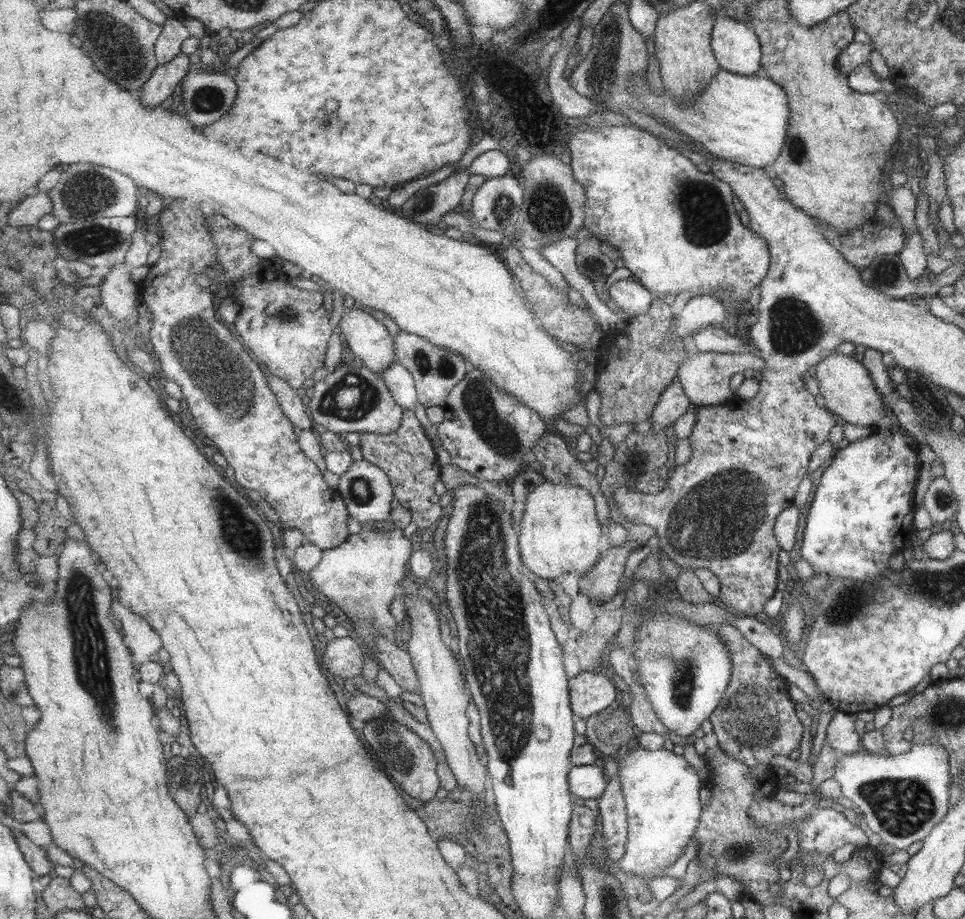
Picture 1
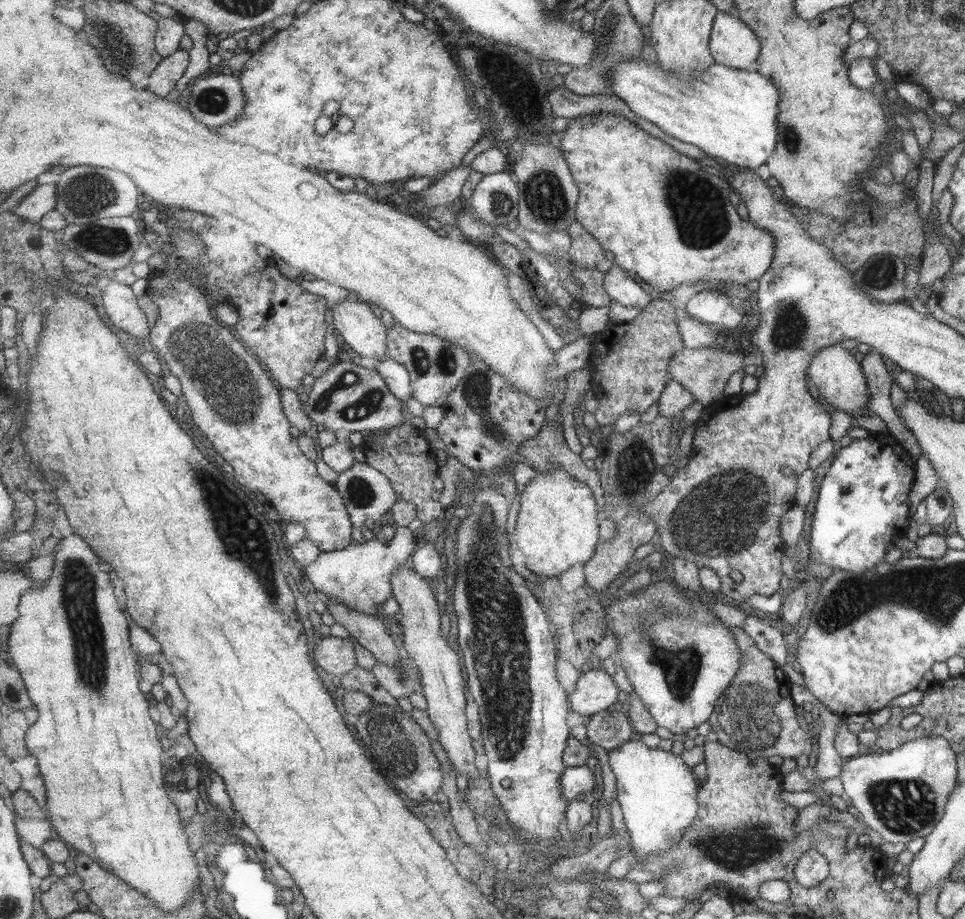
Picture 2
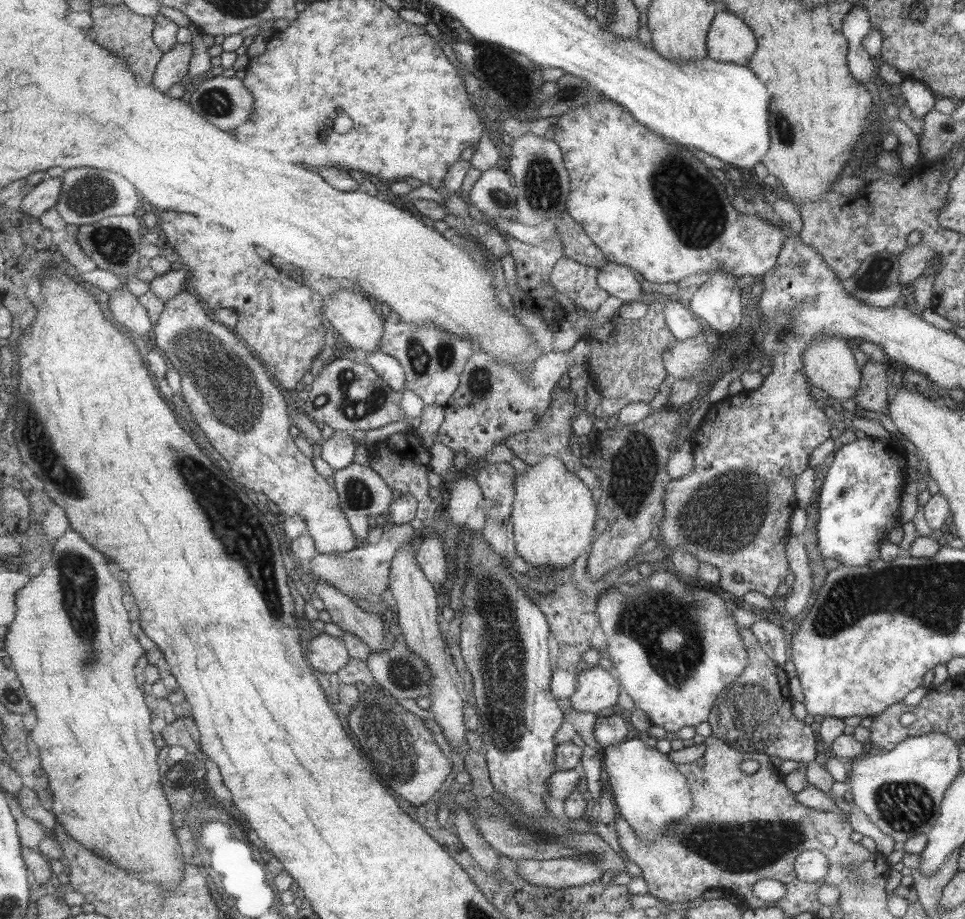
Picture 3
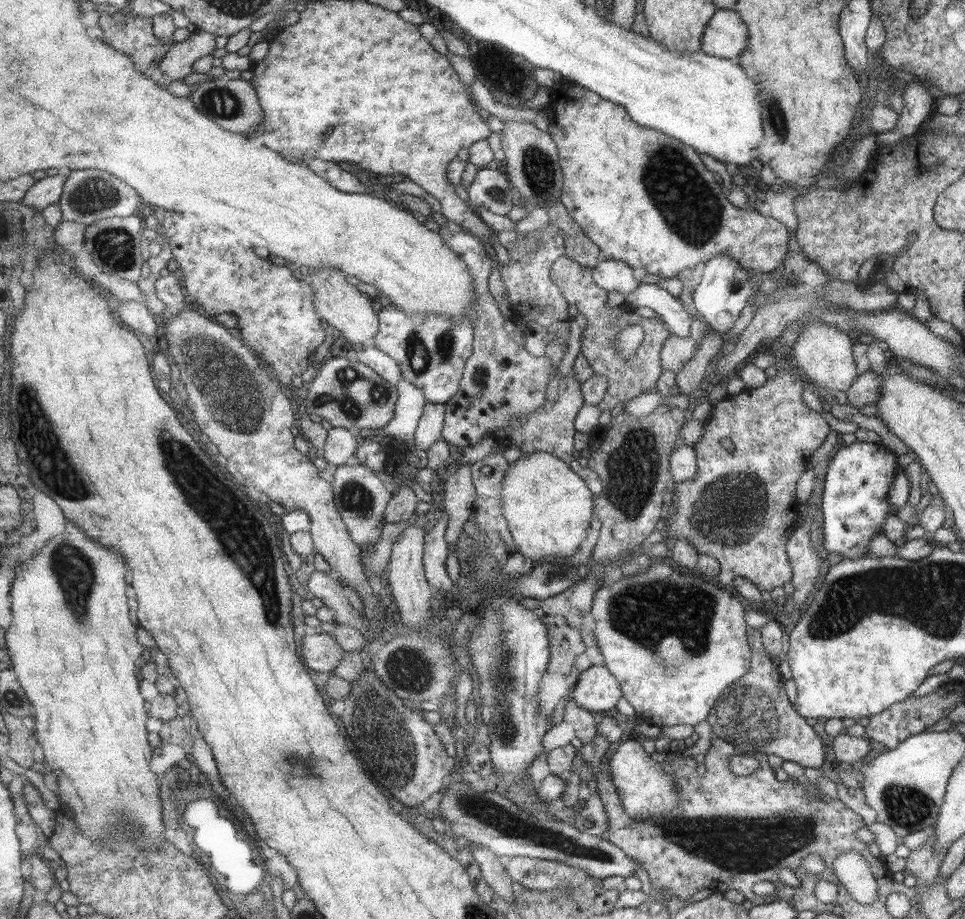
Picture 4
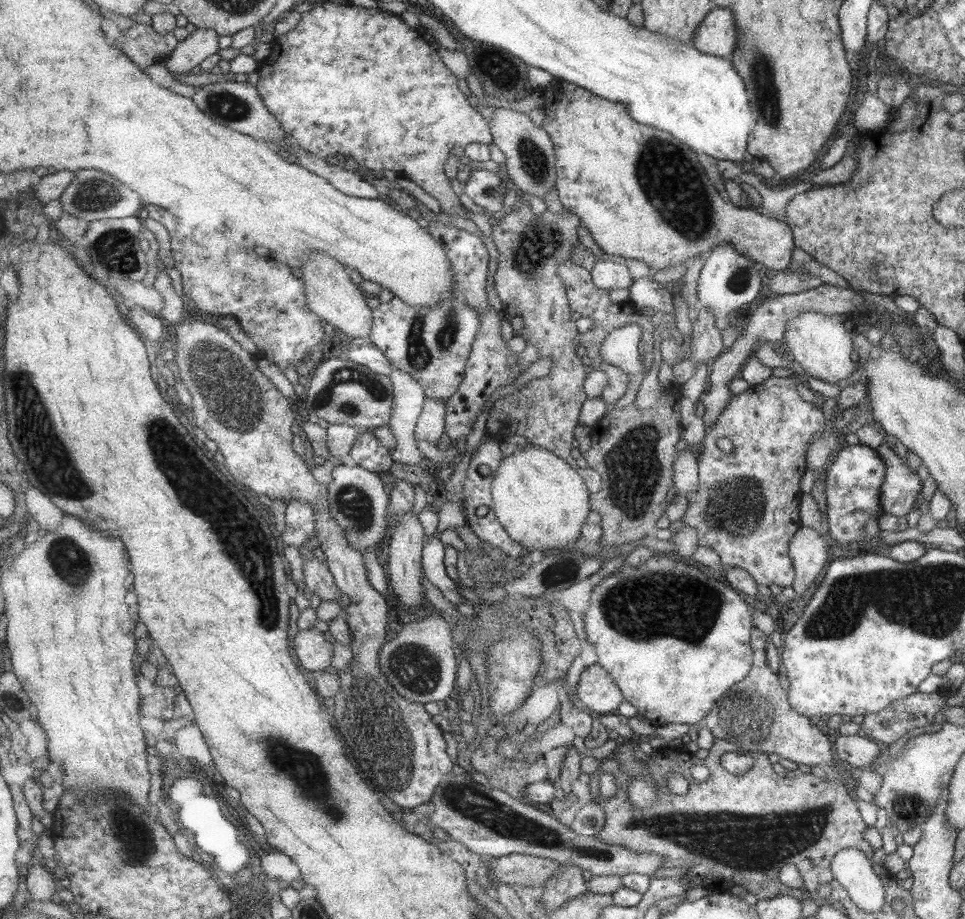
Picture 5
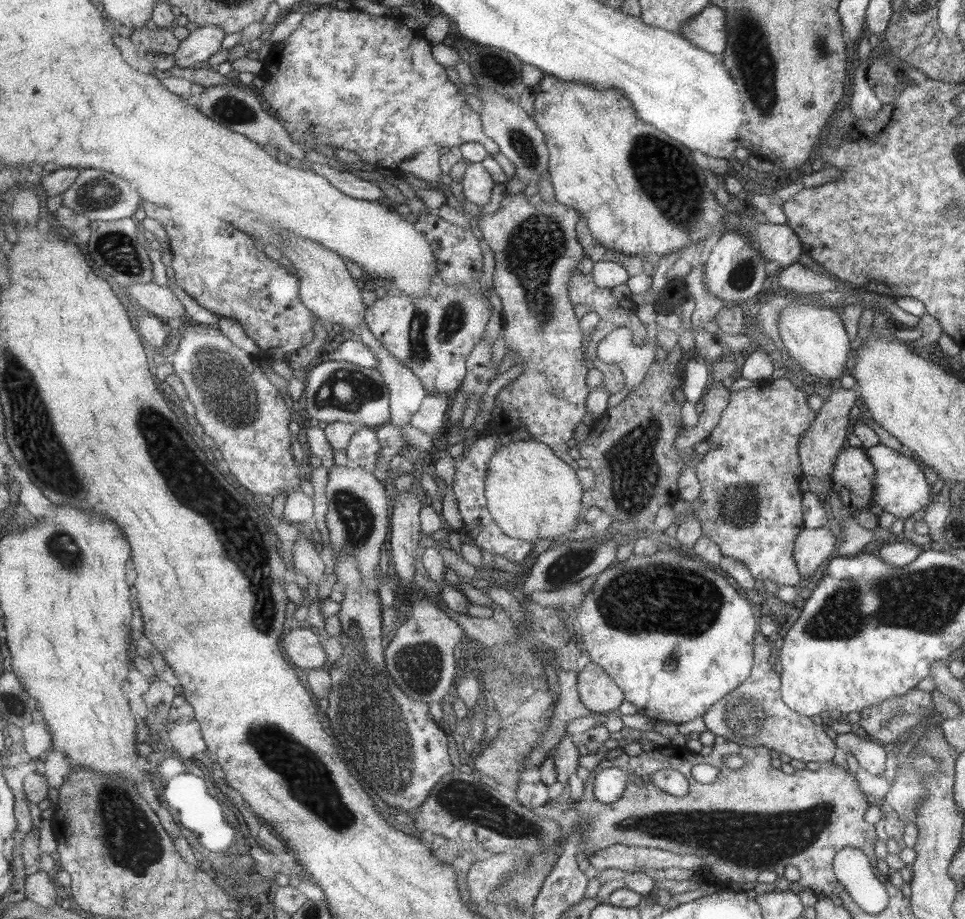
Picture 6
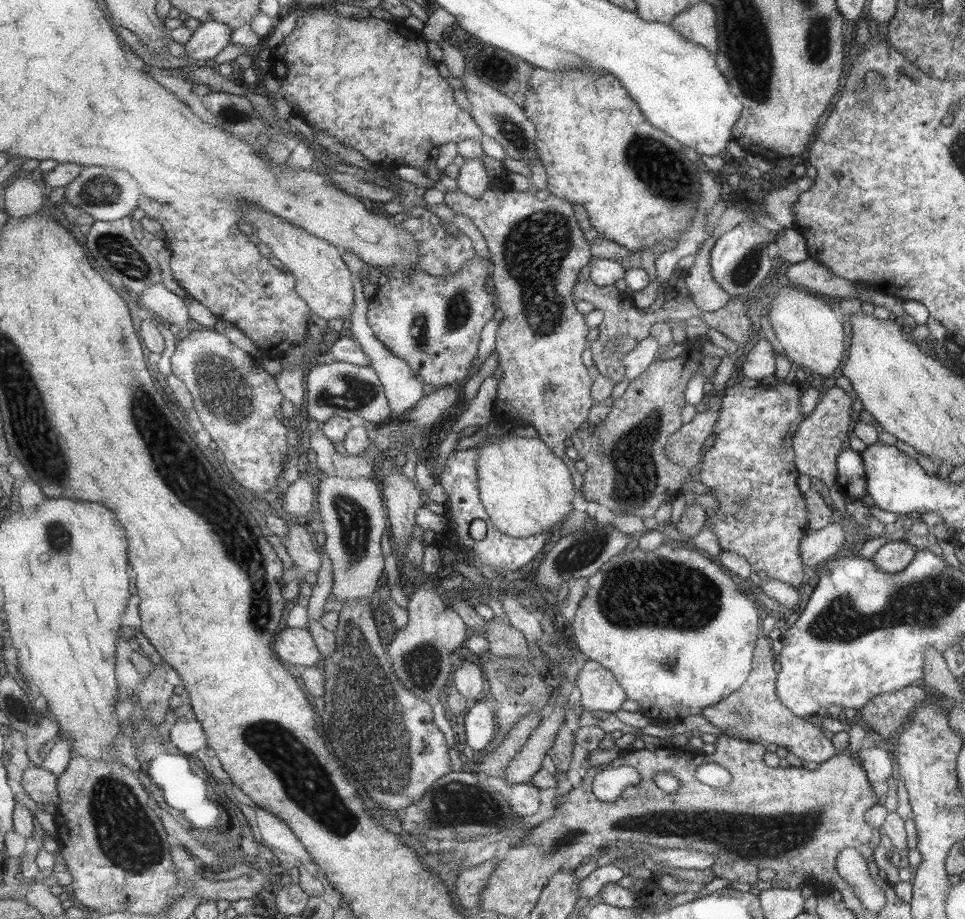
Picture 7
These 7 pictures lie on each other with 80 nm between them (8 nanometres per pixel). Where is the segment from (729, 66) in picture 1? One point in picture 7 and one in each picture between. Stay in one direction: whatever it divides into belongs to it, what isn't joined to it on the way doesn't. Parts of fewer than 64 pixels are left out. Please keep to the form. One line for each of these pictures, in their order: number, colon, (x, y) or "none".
2: (732, 43)
3: (729, 39)
4: (726, 34)
5: (717, 35)
6: (707, 30)
7: (698, 24)

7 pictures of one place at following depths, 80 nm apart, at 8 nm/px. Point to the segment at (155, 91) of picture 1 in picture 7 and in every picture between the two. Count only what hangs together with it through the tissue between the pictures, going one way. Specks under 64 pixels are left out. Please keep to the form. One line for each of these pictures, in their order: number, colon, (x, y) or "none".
2: (164, 79)
3: (174, 67)
4: (179, 62)
5: (202, 43)
6: (203, 43)
7: (210, 38)

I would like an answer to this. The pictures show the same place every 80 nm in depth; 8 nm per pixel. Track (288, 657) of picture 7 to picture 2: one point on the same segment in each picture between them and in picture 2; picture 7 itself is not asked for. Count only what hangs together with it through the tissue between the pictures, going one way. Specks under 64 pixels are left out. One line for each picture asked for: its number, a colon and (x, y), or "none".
2: (337, 656)
3: (327, 654)
4: (321, 652)
5: (314, 650)
6: (304, 647)

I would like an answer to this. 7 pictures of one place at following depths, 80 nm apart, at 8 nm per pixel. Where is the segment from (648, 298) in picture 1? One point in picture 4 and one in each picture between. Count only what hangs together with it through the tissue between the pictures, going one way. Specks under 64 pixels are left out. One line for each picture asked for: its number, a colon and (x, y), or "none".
2: (617, 285)
3: (616, 280)
4: (613, 276)

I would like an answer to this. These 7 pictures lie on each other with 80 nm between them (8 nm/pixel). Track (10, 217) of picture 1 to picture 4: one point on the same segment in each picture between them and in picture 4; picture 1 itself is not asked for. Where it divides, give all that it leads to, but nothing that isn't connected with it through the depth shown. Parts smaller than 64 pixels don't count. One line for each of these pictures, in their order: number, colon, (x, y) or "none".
2: (43, 199)
3: (45, 195)
4: (48, 191)

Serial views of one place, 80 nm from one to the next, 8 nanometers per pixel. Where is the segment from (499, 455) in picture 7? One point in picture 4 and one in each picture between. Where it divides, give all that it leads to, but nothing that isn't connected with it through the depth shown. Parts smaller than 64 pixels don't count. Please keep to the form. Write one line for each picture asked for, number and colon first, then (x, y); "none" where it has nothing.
4: (547, 506)
5: (541, 501)
6: (531, 493)

